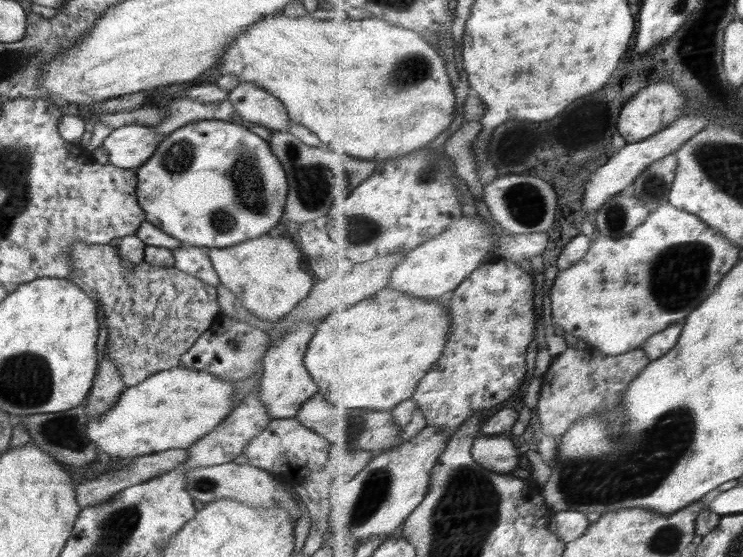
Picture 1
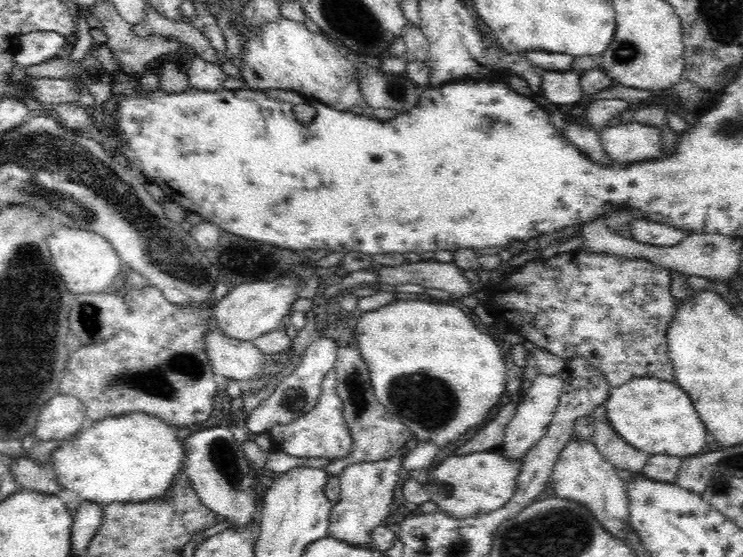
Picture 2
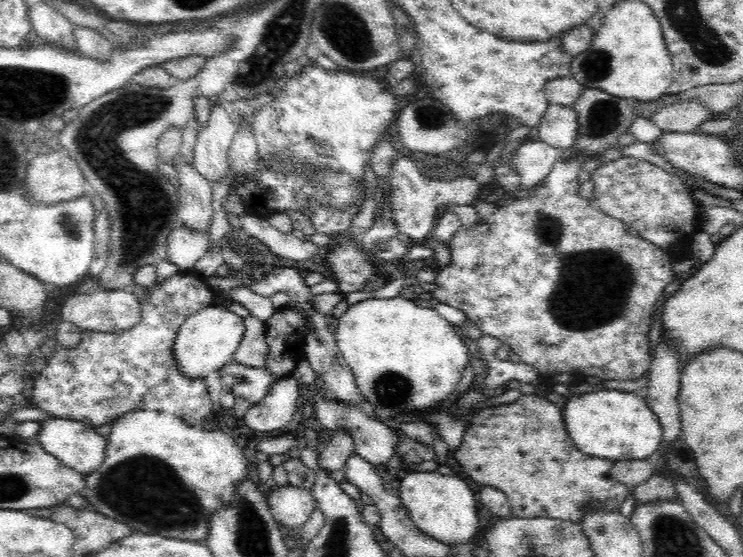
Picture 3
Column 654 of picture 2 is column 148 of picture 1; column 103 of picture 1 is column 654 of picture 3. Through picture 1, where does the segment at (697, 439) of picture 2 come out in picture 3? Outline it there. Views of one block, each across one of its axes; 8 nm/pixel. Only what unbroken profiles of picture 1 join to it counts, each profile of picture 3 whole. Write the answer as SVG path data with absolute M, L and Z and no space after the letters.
M568 381L550 384L553 392L566 399L563 419L565 429L576 448L598 458L613 461L626 459L646 460L654 454L662 442L662 427L643 393L630 393L624 390L603 389L601 392L586 392L574 395Z

